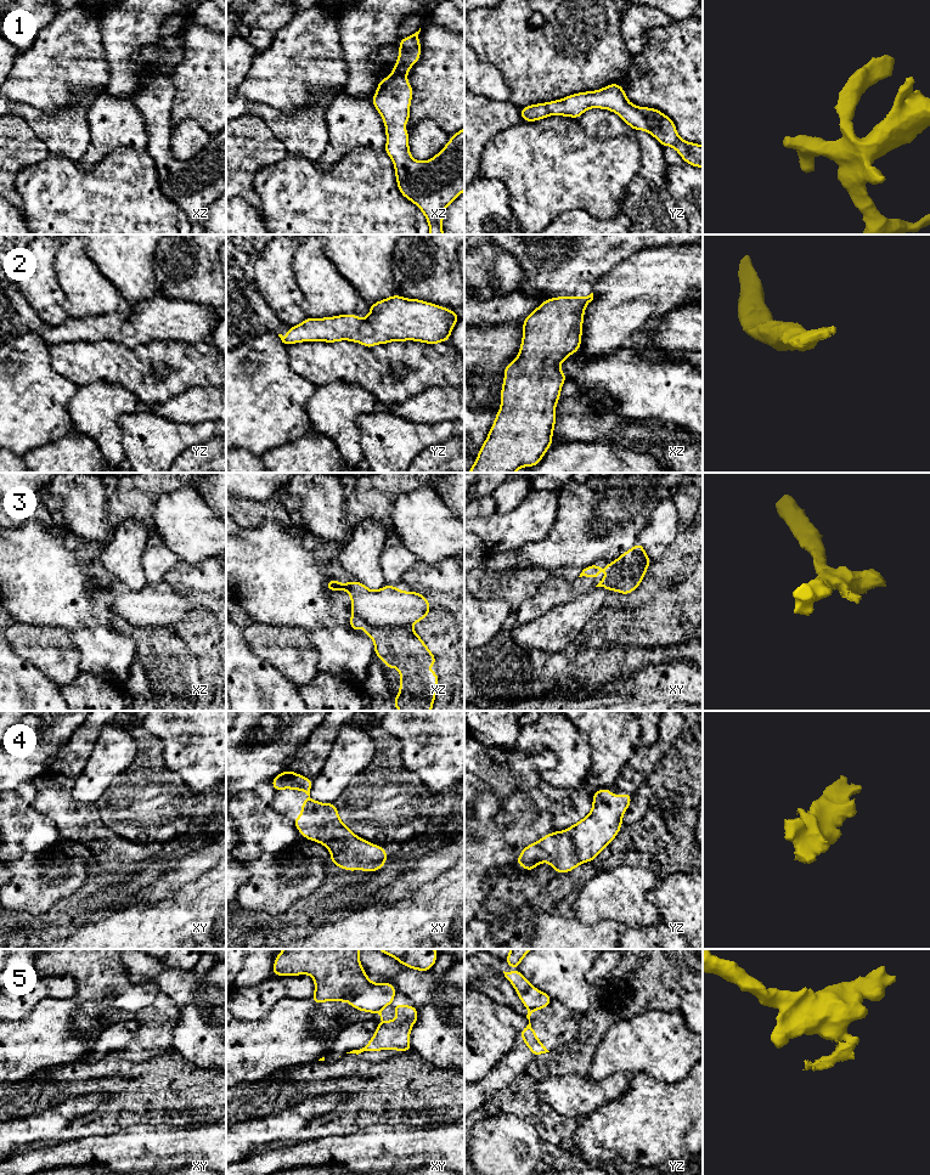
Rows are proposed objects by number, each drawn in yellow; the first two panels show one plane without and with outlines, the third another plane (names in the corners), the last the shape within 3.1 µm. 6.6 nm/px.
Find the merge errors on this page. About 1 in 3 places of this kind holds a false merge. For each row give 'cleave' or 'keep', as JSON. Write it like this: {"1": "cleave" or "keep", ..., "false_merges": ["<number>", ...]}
{"1": "keep", "2": "keep", "3": "cleave", "4": "keep", "5": "cleave", "false_merges": ["3", "5"]}

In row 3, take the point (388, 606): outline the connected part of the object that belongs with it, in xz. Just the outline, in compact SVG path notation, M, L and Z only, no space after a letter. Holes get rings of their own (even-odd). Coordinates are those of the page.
M332 578L326 583L326 588L331 593L346 591L351 597L351 614L372 627L411 627L424 620L432 610L423 594L413 591L404 592L393 584L371 591L359 581L340 583Z

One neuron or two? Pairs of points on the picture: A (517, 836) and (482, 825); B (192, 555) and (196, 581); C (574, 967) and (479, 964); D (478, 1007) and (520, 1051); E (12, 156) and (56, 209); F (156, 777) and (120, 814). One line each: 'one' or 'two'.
A: two
B: two
C: two
D: two
E: two
F: one

